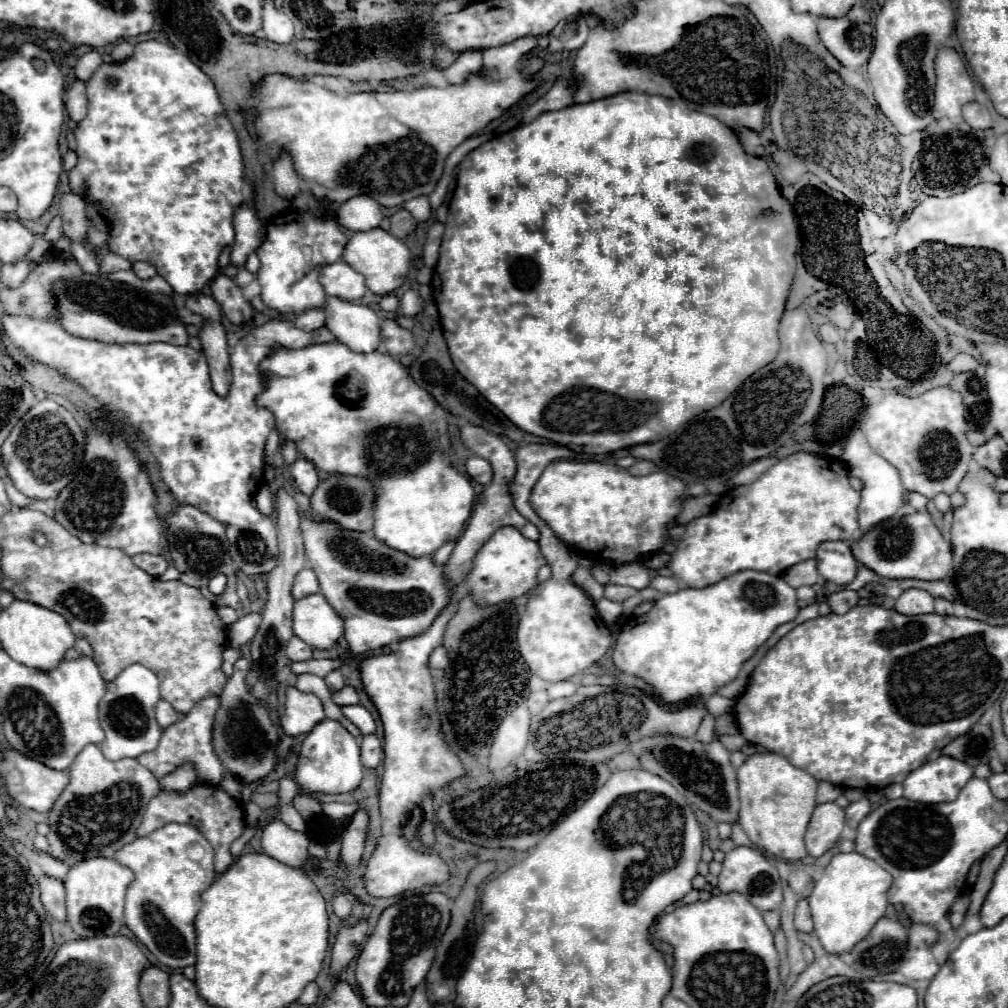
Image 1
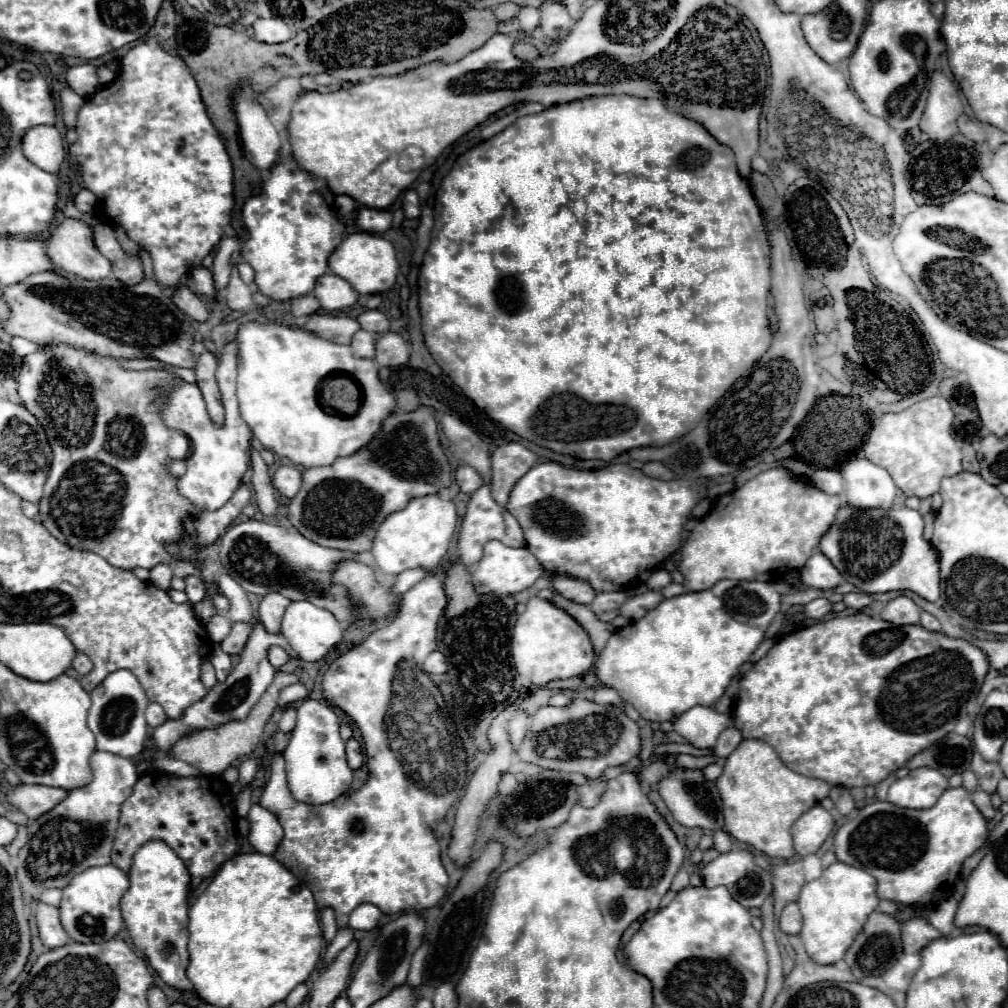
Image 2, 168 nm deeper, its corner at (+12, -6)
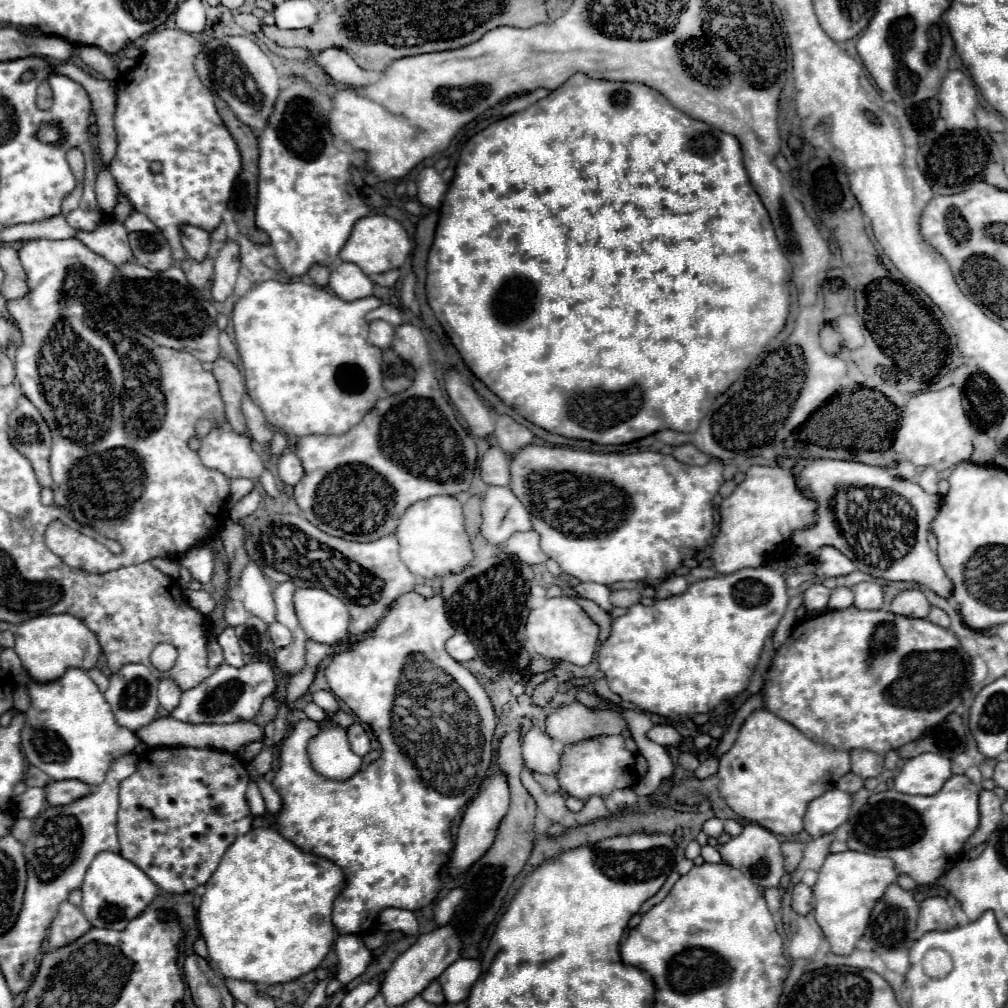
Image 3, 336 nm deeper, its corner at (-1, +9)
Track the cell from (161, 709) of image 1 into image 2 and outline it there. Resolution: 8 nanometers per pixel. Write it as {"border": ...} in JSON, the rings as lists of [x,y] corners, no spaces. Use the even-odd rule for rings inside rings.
{"border":[[[149,703],[147,711],[145,711],[145,717],[147,717],[147,723],[149,723],[151,727],[159,727],[161,723],[167,721],[167,715],[165,715],[163,707],[157,705],[157,703]]]}

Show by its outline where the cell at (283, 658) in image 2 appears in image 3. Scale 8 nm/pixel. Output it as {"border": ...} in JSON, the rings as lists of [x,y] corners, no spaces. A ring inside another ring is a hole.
{"border":[[[274,622],[274,624],[270,624],[270,626],[268,626],[268,636],[272,638],[274,646],[278,646],[278,648],[288,646],[288,644],[290,644],[290,640],[292,640],[292,634],[288,632],[288,628],[284,628],[284,626],[282,626],[282,624],[278,624],[278,622]]]}

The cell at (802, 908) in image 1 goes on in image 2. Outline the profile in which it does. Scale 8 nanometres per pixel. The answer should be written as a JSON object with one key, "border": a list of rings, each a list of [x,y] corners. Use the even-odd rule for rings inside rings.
{"border":[[[789,903],[783,909],[783,915],[779,919],[779,927],[783,933],[789,933],[789,935],[797,935],[801,931],[801,913],[799,913],[797,903]]]}

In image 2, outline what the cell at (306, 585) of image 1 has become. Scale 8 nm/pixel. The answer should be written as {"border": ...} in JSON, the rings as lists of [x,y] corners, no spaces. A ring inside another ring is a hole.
{"border":[[[277,591],[267,593],[263,597],[263,601],[259,605],[259,619],[267,627],[267,631],[271,631],[271,633],[279,631],[283,613],[285,613],[285,609],[287,609],[289,603],[291,603],[291,599],[287,599],[285,595],[281,595]]]}

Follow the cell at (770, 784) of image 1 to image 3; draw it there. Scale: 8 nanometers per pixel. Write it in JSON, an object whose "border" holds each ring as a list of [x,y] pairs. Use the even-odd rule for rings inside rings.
{"border":[[[760,708],[760,710],[754,710],[744,720],[734,746],[720,758],[716,776],[720,778],[720,784],[718,784],[720,796],[738,816],[750,822],[756,822],[776,834],[798,834],[802,832],[802,820],[804,820],[806,806],[814,798],[822,796],[828,788],[832,788],[832,776],[834,776],[834,786],[836,786],[836,782],[848,770],[850,770],[850,754],[846,750],[838,750],[828,744],[818,744],[806,738],[790,722],[778,718],[766,708]]]}

